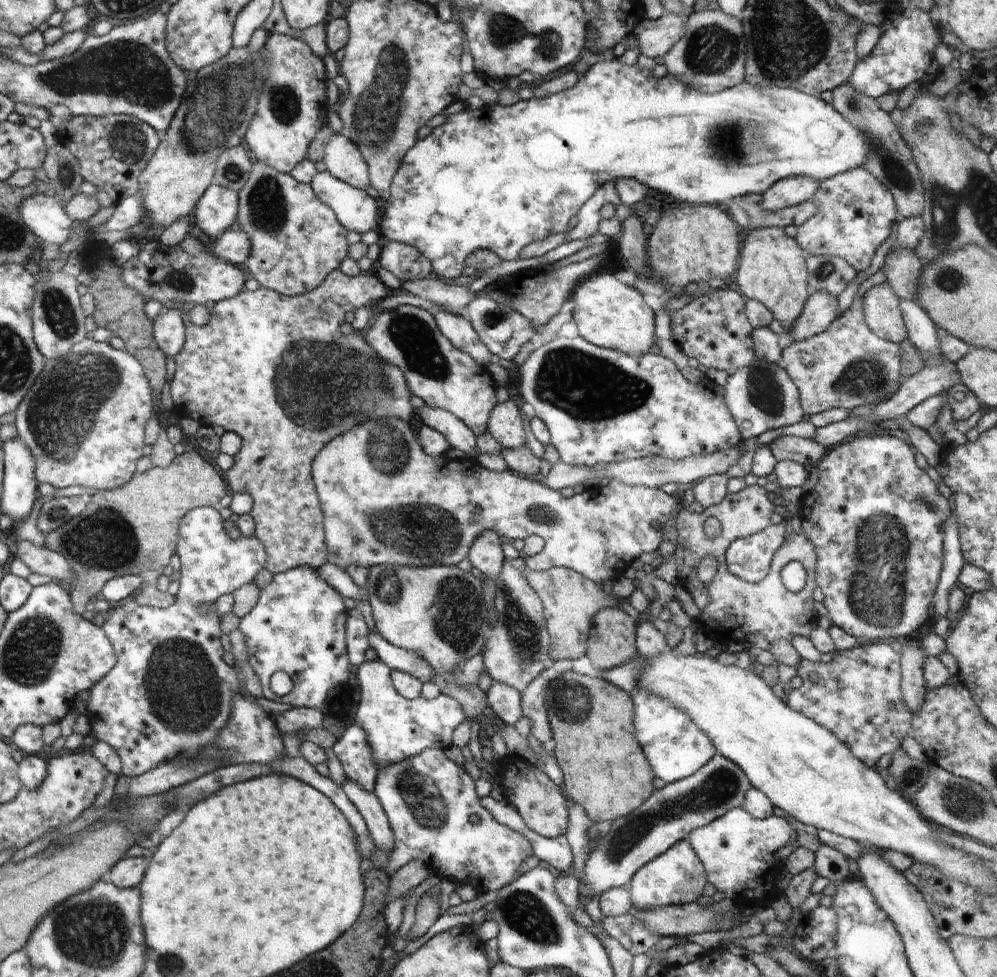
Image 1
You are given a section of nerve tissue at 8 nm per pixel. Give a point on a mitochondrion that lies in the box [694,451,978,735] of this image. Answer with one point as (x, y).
(877, 597)

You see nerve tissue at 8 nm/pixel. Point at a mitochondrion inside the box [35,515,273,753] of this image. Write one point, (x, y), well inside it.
(183, 688)

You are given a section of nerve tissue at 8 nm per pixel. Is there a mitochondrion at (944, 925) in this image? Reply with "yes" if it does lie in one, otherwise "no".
no

